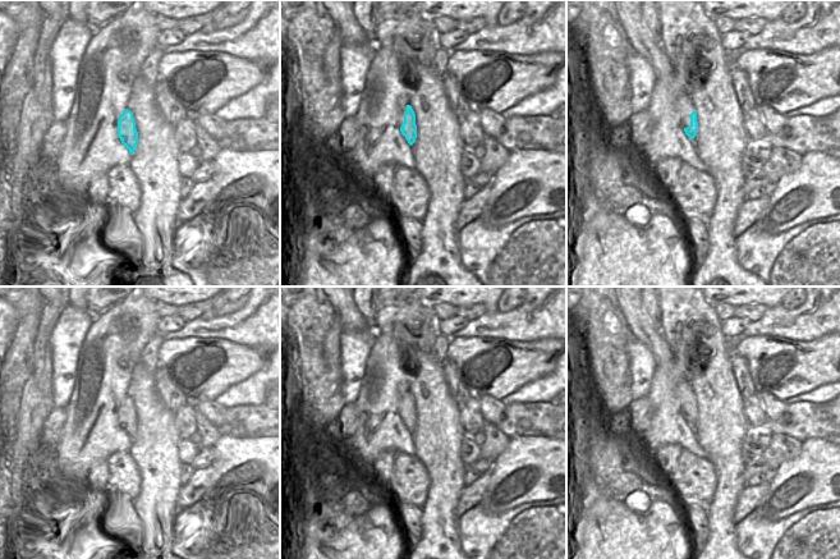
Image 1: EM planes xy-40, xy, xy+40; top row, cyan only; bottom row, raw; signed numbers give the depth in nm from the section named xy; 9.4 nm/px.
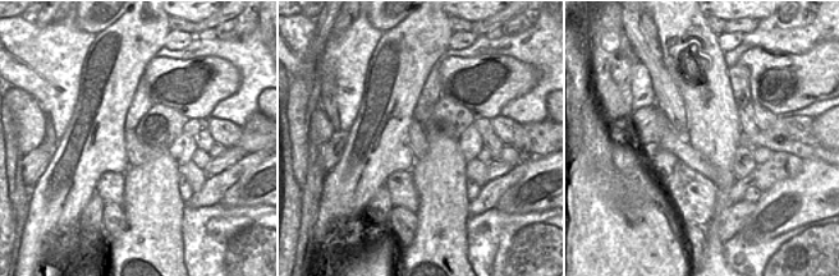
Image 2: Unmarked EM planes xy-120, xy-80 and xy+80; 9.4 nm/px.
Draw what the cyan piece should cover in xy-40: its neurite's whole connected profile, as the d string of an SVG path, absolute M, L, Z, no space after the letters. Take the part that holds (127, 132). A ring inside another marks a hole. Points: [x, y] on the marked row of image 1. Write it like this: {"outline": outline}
{"outline": "M124 110L118 120L118 136L121 143L129 150L130 155L138 145L138 132L130 110Z"}

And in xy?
{"outline": "M407 105L407 113L404 114L404 123L400 127L400 132L410 146L416 142L417 138L416 114L410 105Z"}

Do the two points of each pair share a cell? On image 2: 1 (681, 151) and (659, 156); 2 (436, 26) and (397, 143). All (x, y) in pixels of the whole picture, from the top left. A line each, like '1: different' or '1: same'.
1: different
2: same

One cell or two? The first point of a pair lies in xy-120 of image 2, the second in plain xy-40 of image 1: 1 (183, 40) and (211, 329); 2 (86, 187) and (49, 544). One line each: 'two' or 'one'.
1: two
2: two

